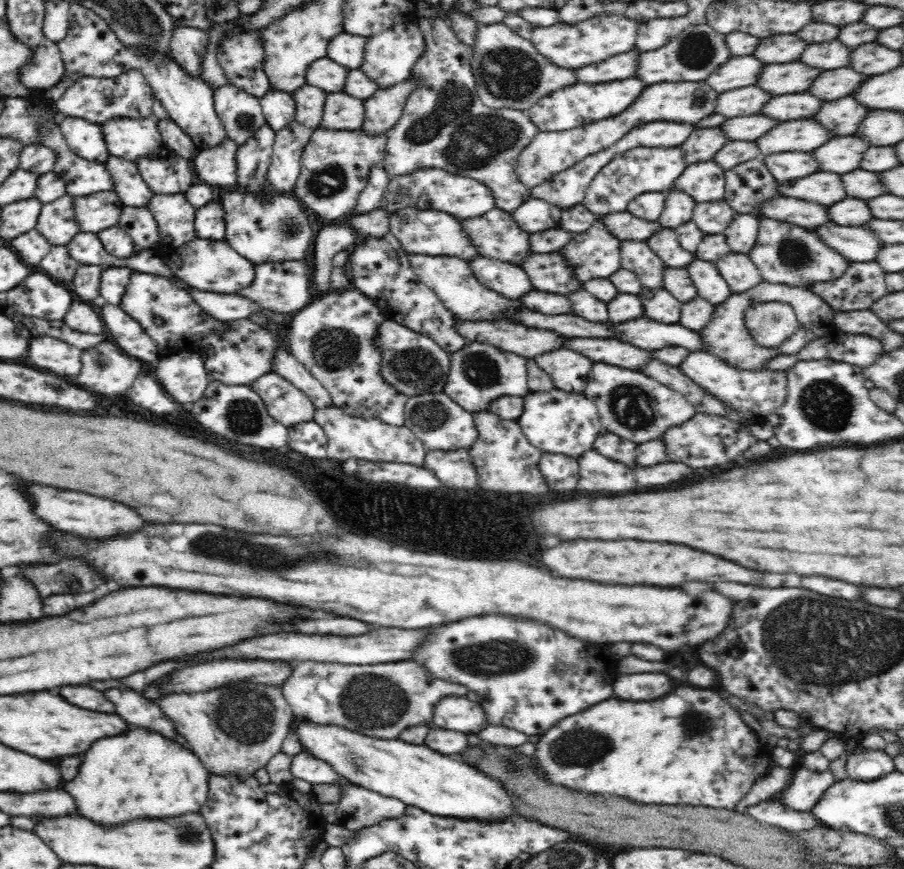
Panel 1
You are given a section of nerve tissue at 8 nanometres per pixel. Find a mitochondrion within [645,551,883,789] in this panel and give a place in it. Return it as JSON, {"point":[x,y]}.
{"point":[693,725]}

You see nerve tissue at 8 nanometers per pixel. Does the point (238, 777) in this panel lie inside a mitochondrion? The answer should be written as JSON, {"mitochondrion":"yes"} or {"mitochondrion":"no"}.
{"mitochondrion":"no"}

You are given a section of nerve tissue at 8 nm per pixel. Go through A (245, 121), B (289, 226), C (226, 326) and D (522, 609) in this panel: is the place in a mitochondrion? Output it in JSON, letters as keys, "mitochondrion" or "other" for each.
{"A":"mitochondrion","B":"mitochondrion","C":"other","D":"other"}

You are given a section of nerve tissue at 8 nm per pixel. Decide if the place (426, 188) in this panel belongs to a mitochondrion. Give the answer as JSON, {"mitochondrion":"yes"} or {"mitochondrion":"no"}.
{"mitochondrion":"no"}

